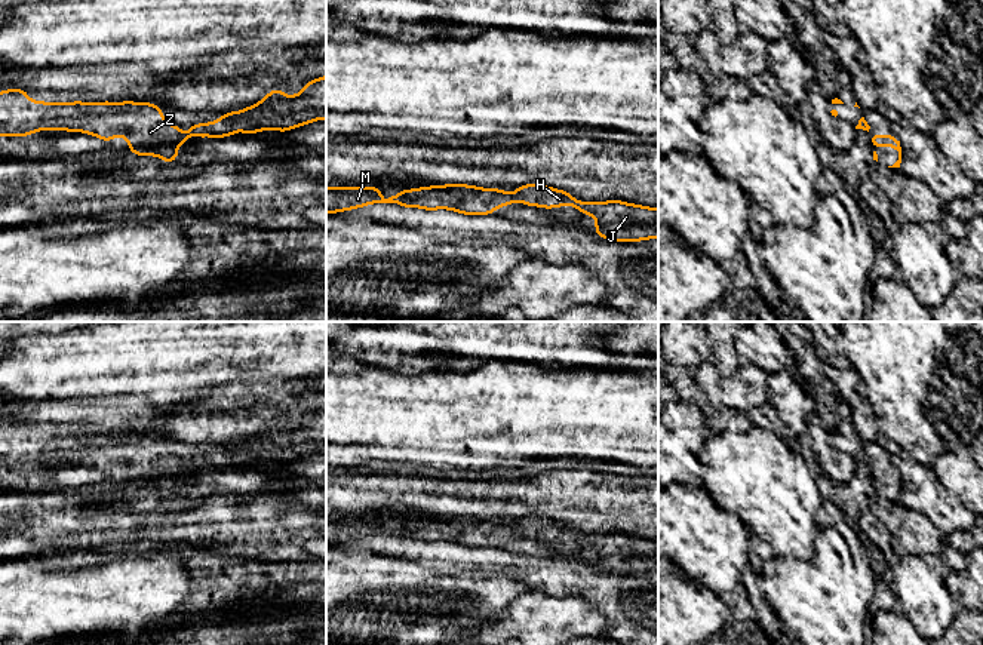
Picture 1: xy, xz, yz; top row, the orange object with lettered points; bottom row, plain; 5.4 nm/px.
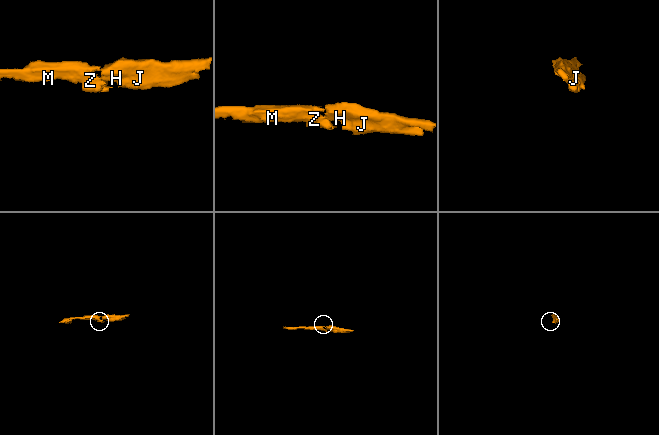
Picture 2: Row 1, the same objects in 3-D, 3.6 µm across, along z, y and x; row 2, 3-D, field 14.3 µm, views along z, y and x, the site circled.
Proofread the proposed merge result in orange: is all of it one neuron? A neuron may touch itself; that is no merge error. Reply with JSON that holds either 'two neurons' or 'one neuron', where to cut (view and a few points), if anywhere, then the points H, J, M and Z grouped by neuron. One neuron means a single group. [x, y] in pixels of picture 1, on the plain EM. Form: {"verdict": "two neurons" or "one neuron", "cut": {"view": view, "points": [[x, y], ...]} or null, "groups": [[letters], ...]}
{"verdict": "one neuron", "cut": null, "groups": [["H", "J", "M", "Z"]]}

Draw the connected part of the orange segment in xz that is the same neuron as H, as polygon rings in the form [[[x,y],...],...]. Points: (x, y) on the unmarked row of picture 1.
[[[443,516],[440,519],[421,519],[405,522],[402,520],[397,528],[384,531],[381,528],[381,519],[326,519],[326,547],[335,544],[344,544],[350,541],[359,541],[372,535],[397,535],[403,540],[420,540],[426,543],[449,541],[463,547],[494,547],[495,540],[510,538],[514,532],[526,538],[538,538],[544,541],[553,541],[559,538],[574,538],[583,547],[595,547],[596,558],[595,565],[599,569],[612,574],[642,574],[646,571],[658,571],[658,541],[633,537],[621,532],[608,534],[580,534],[572,529],[569,523],[552,520],[543,516],[526,516],[514,520],[512,528],[509,523],[498,520],[480,520],[467,516]]]

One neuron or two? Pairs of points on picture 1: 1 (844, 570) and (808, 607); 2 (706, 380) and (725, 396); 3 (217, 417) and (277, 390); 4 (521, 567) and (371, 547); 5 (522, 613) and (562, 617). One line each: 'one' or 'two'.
1: one
2: one
3: one
4: one
5: one

